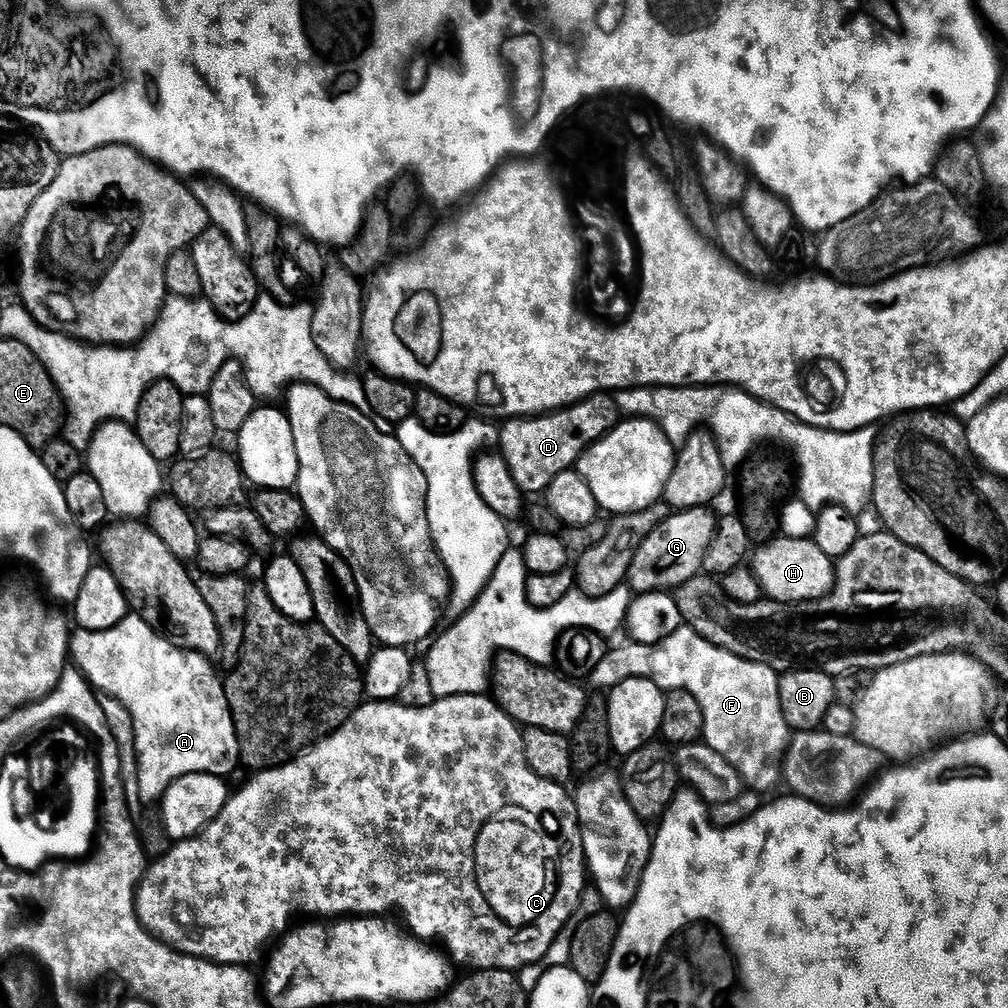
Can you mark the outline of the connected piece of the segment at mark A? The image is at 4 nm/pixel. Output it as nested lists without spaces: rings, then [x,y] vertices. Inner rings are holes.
[[[129,614],[112,629],[107,629],[104,632],[73,631],[70,636],[70,660],[93,689],[99,690],[103,695],[113,696],[129,711],[129,716],[134,724],[134,734],[136,735],[135,791],[140,792],[142,799],[159,801],[165,790],[176,779],[182,778],[184,775],[214,775],[228,778],[231,772],[238,768],[240,764],[240,743],[236,737],[236,727],[232,722],[232,711],[228,709],[228,699],[224,693],[224,680],[221,677],[216,677],[216,672],[212,669],[211,662],[208,661],[211,659],[207,655],[190,652],[186,648],[181,648],[179,644],[173,644],[167,635],[161,634],[157,629],[150,627],[141,616]]]

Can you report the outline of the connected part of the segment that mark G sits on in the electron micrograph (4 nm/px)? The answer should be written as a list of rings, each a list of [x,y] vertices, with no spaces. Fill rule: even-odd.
[[[705,506],[702,508],[685,508],[673,511],[671,514],[668,514],[672,516],[666,517],[652,533],[649,534],[648,532],[635,552],[632,553],[632,560],[627,570],[627,587],[636,594],[675,590],[681,584],[685,584],[686,581],[701,575],[704,566],[704,555],[716,533],[716,525],[718,523],[717,513],[712,513],[712,510],[711,507]]]

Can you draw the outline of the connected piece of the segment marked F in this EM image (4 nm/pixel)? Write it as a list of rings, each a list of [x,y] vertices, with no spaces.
[[[681,626],[660,644],[624,642],[621,648],[613,647],[590,673],[593,684],[591,687],[593,689],[596,687],[596,690],[611,690],[623,680],[630,678],[652,680],[660,689],[669,693],[688,692],[694,697],[700,707],[700,717],[704,723],[703,743],[708,744],[710,750],[720,754],[726,762],[730,762],[730,766],[736,768],[741,780],[749,789],[766,794],[776,783],[778,785],[781,783],[781,764],[790,743],[790,729],[780,705],[780,679],[778,673],[770,666],[730,654],[714,646],[709,640],[703,640],[694,629]]]

